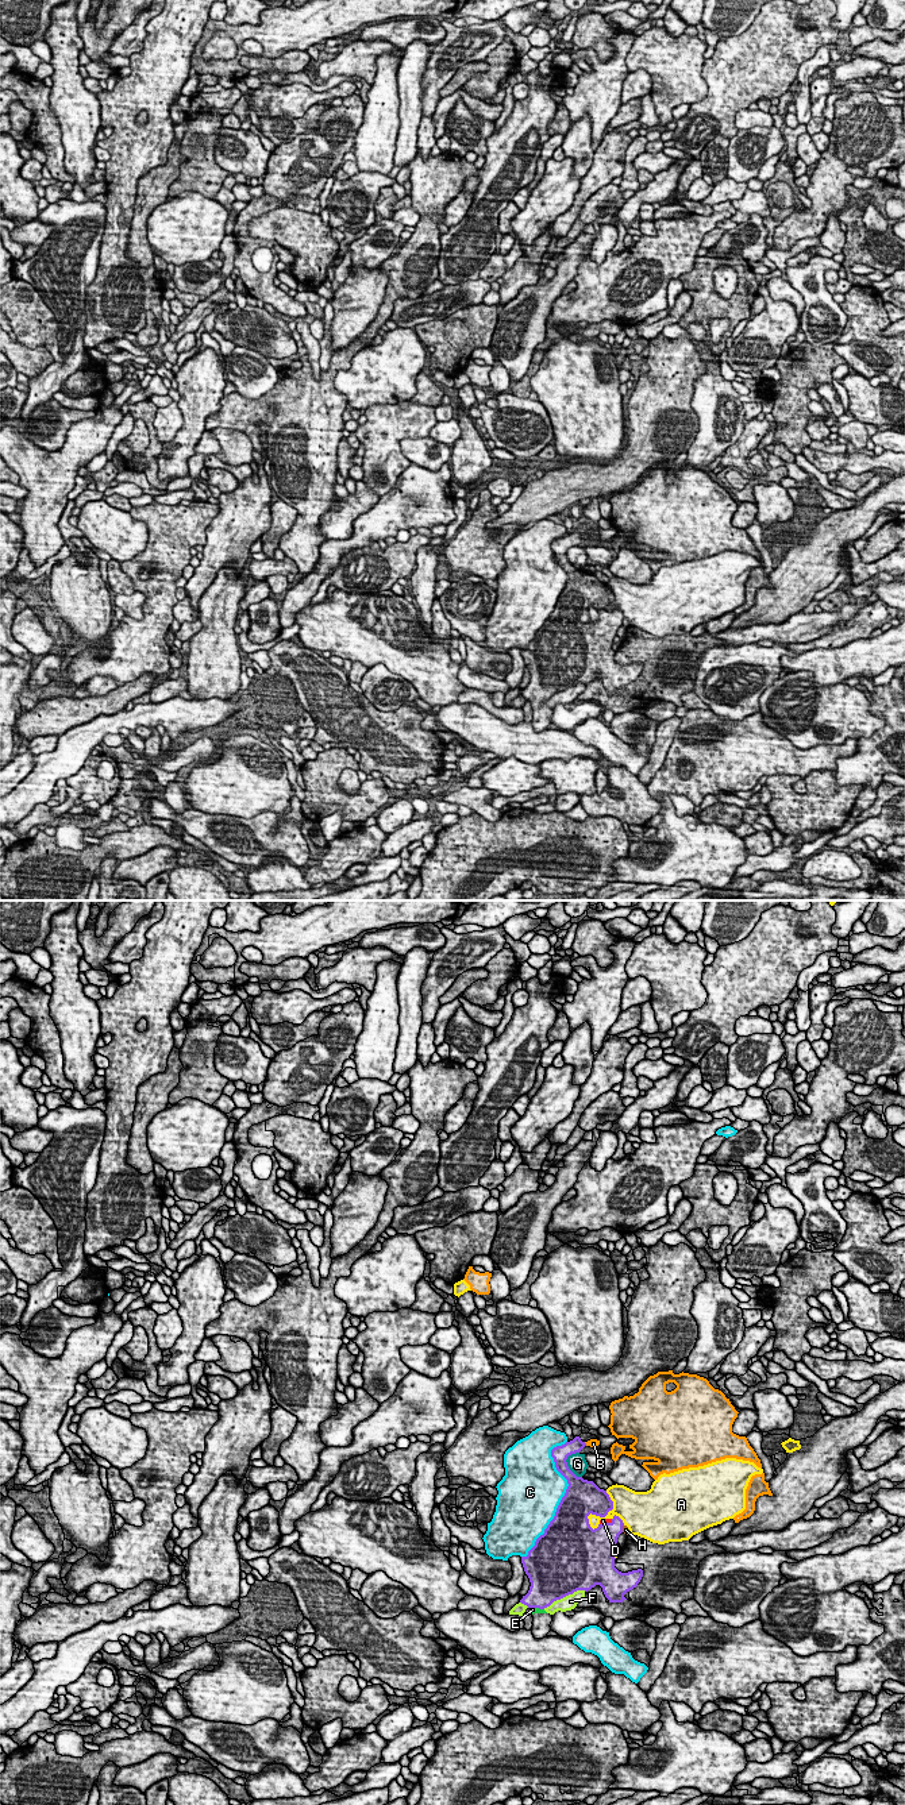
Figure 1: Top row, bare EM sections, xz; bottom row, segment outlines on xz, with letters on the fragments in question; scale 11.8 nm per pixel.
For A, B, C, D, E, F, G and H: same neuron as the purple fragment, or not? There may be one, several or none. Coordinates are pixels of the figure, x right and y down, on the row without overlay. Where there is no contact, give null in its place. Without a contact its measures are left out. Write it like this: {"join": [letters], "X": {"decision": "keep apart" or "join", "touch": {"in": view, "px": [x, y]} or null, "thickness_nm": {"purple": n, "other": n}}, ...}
{"join": ["D", "E"], "A": {"decision": "keep apart", "touch": {"in": "xz", "px": [601, 609]}, "thickness_nm": {"purple": 340, "other": 190}}, "B": {"decision": "keep apart", "touch": {"in": "xz", "px": [585, 536]}, "thickness_nm": {"purple": 160, "other": 100}}, "C": {"decision": "keep apart", "touch": {"in": "xz", "px": [562, 590]}, "thickness_nm": {"purple": 420, "other": 480}}, "D": {"decision": "join", "touch": {"in": "xz", "px": [607, 616]}, "thickness_nm": {"purple": 340, "other": 60}}, "E": {"decision": "join", "touch": {"in": "xz", "px": [538, 699]}, "thickness_nm": {"purple": 380, "other": 60}}, "F": {"decision": "keep apart", "touch": {"in": "xz", "px": [563, 689]}, "thickness_nm": {"purple": 500, "other": 170}}, "G": {"decision": "keep apart", "touch": {"in": "xz", "px": [566, 558]}, "thickness_nm": {"purple": 190, "other": 220}}, "H": {"decision": "keep apart", "touch": {"in": "xz", "px": [622, 621]}, "thickness_nm": {"purple": 300, "other": 70}}}

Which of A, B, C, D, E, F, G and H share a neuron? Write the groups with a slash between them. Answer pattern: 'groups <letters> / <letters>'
groups A / B / C / D E / F / G / H

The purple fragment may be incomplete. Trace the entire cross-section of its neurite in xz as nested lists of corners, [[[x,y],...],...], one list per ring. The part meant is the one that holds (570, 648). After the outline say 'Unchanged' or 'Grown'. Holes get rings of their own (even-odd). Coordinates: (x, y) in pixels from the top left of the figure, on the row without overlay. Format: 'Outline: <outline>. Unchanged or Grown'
Outline: [[[575,529],[573,533],[551,543],[555,560],[567,572],[569,579],[544,626],[536,632],[528,648],[521,649],[531,679],[520,695],[532,705],[532,728],[535,732],[543,732],[551,724],[552,707],[544,702],[554,694],[577,683],[588,684],[600,678],[609,695],[623,695],[627,693],[624,687],[636,680],[643,670],[642,662],[621,666],[615,660],[613,639],[623,625],[624,616],[616,608],[612,612],[605,610],[613,602],[613,594],[606,583],[600,582],[593,574],[577,570],[567,559],[567,549],[579,545],[585,539],[586,536]],[[590,606],[601,610],[598,620],[594,622],[589,617],[588,609]]]. Grown

